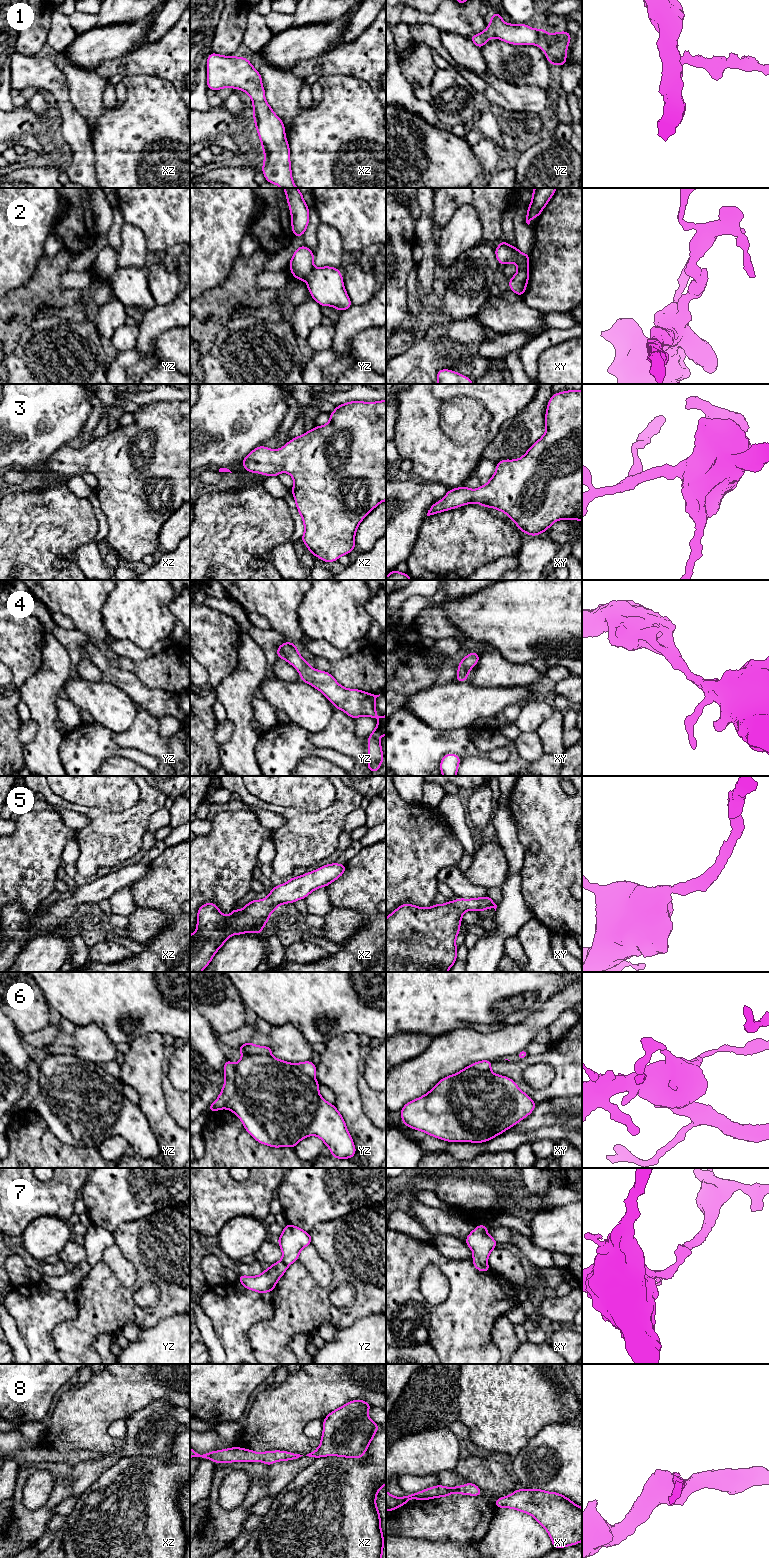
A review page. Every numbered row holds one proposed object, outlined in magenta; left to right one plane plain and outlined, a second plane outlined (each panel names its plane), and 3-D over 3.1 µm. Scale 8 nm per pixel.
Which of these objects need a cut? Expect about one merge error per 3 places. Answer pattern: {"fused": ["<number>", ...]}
{"fused": ["2", "6"]}

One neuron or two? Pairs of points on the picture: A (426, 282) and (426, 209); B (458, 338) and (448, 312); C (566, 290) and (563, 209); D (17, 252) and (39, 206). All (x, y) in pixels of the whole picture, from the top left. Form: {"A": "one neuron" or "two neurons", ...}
{"A": "one neuron", "B": "two neurons", "C": "one neuron", "D": "one neuron"}

